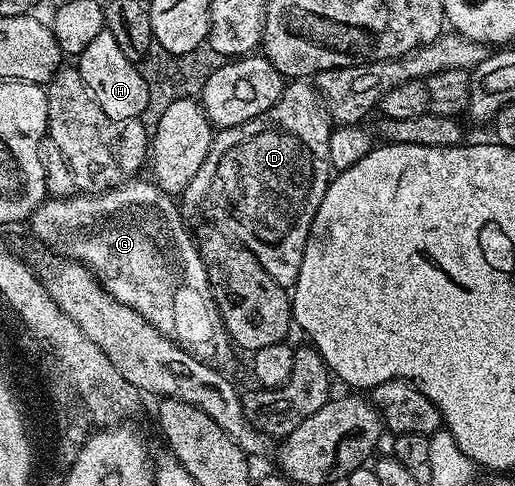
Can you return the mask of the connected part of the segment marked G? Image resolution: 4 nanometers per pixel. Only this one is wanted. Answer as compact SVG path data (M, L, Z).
M133 179L130 181L124 182L122 185L114 185L104 190L102 193L80 193L79 195L73 195L70 197L53 197L51 199L45 199L44 202L42 202L39 207L37 207L34 212L32 212L31 218L30 218L30 224L32 224L32 233L34 236L37 237L38 240L41 241L44 245L49 245L50 248L52 248L51 252L56 255L63 255L65 257L72 258L73 261L81 261L83 265L88 266L89 269L92 270L92 274L100 280L100 285L104 290L109 293L110 295L114 295L114 299L118 299L122 303L126 303L126 307L130 307L134 311L138 311L138 315L142 315L147 321L154 326L155 329L157 329L162 335L166 335L168 338L171 339L172 342L174 342L175 345L180 345L184 348L184 350L188 353L192 353L195 355L195 357L200 358L201 361L206 361L209 363L216 363L216 360L219 359L219 357L224 357L228 353L228 349L230 350L230 338L227 333L224 332L224 320L220 318L220 313L216 310L216 300L212 297L212 288L210 287L210 279L208 278L208 272L206 271L206 267L202 263L202 259L200 258L200 250L198 248L197 242L194 240L194 237L191 237L190 234L188 234L188 229L186 226L184 226L184 221L182 218L180 218L181 210L178 208L176 210L176 205L171 196L169 194L162 192L156 184L154 184L151 180L145 179L145 181L140 181L141 179Z

